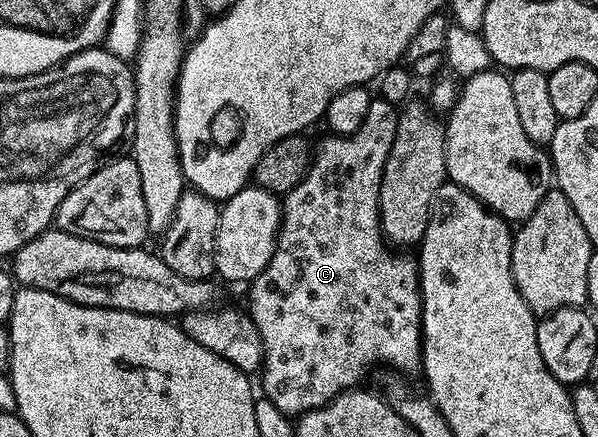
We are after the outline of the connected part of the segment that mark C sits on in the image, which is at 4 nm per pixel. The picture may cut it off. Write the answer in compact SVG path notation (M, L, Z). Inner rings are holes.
M375 96L369 104L369 112L365 120L361 121L360 128L347 137L328 136L320 146L316 145L313 150L311 166L307 175L289 193L282 195L281 205L283 208L283 223L279 225L279 235L275 241L275 251L265 264L263 271L249 283L251 290L247 294L246 309L251 315L253 324L261 336L263 345L263 374L262 397L267 398L283 414L298 416L306 410L312 410L318 406L324 406L329 400L343 393L344 390L354 390L360 385L363 377L370 375L373 368L382 364L384 367L400 372L418 371L421 366L421 343L423 341L423 301L419 291L419 267L416 259L411 258L410 253L396 252L383 237L383 230L379 226L379 189L381 188L381 176L385 168L385 160L389 148L393 148L393 136L397 136L397 124L399 123L399 110L396 103L387 102L385 99Z

